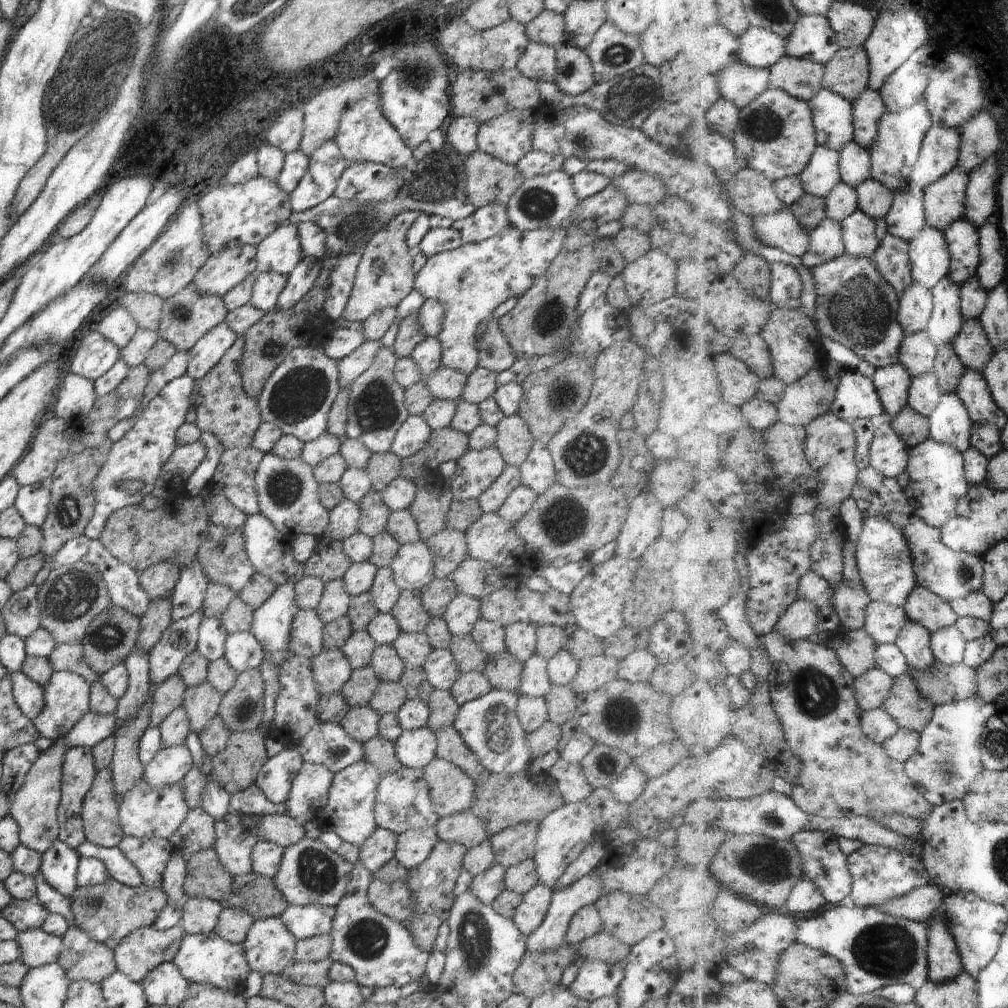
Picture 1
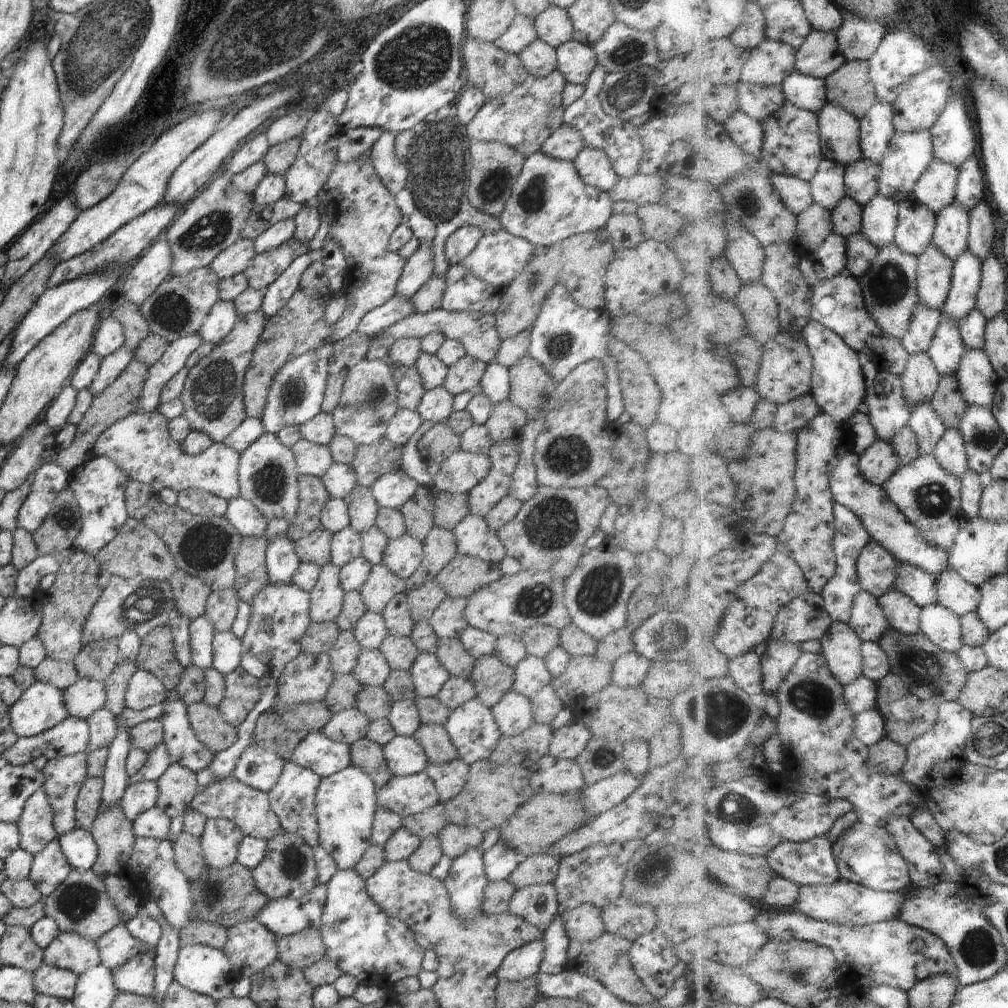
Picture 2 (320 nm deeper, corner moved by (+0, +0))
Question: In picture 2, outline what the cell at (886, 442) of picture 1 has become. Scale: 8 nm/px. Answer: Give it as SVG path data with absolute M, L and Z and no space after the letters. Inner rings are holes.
M877 440L862 456L864 476L874 484L886 484L901 470L901 466L893 441Z

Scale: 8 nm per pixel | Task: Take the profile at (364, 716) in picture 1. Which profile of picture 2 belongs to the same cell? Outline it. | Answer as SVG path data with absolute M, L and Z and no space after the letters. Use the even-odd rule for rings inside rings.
M355 706L334 712L324 726L324 736L350 746L353 742L367 736L371 720Z

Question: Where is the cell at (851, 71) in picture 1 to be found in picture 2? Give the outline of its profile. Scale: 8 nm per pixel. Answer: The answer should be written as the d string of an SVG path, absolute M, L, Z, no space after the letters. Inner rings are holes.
M848 62L842 72L836 72L828 80L830 102L844 106L856 116L866 116L868 110L878 104L876 88L870 78L870 62Z

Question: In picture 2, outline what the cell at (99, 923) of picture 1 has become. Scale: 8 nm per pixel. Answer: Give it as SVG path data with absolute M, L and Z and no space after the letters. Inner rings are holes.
M72 869L66 880L62 881L49 897L46 897L43 907L45 916L54 919L60 933L75 932L94 942L111 928L121 924L121 916L117 908L114 908L105 884L102 884L99 876L91 870Z

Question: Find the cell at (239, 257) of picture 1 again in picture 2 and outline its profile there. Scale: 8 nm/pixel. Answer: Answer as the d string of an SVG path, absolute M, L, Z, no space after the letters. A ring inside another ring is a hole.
M240 238L226 250L220 252L209 267L219 279L225 279L243 273L250 266L256 253L253 239Z

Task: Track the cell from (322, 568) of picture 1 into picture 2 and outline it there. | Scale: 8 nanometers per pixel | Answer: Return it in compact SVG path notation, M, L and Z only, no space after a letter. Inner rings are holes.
M322 527L295 541L295 551L301 563L322 565L331 562L332 533Z

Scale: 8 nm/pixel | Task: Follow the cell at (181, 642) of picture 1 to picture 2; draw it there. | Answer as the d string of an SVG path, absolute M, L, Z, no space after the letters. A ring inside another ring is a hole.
M138 669L130 677L125 694L125 708L133 711L143 711L159 705L167 697L167 690L151 672Z

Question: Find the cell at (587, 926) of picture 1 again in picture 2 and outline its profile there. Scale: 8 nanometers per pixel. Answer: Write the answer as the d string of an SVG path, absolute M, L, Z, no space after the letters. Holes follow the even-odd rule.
M590 903L565 909L561 919L569 940L577 943L596 940L607 932L601 917L601 909Z

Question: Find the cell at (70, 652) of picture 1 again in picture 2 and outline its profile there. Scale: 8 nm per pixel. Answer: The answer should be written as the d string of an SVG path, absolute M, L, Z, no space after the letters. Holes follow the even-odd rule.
M48 656L33 671L36 681L55 686L58 690L66 690L79 679L73 663Z

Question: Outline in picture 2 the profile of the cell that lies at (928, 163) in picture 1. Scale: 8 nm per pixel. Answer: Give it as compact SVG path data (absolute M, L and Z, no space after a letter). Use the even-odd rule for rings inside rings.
M936 157L914 193L922 204L940 214L957 202L960 178L961 169Z

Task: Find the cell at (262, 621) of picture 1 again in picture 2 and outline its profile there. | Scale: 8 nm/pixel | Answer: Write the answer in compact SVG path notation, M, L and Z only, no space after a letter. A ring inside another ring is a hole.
M286 537L268 539L265 548L267 573L270 583L292 583L300 561L295 551L295 541Z

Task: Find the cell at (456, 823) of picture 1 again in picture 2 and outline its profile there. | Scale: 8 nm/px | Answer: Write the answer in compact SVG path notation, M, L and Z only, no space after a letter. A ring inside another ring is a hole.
M442 802L423 810L421 813L401 817L401 826L406 827L420 839L425 836L437 836L439 830L445 827L446 823L450 822L447 820L445 806Z

